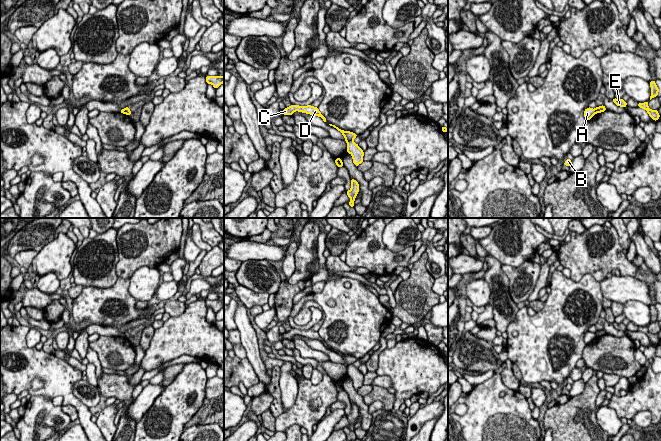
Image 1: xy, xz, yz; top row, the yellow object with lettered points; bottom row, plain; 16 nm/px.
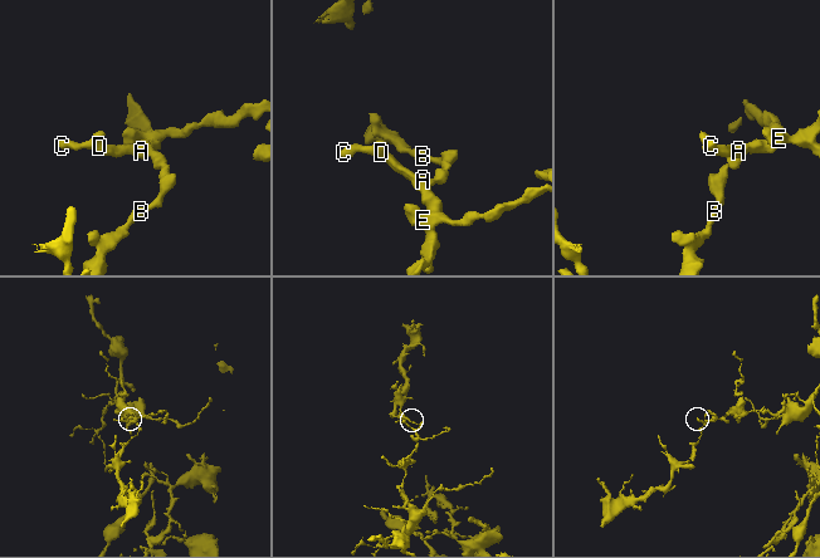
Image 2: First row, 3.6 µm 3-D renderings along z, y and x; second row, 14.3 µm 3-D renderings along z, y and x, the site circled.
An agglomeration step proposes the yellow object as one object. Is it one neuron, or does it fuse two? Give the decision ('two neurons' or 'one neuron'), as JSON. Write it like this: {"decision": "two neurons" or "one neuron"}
{"decision": "two neurons"}

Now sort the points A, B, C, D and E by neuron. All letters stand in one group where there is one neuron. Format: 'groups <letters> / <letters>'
groups A B C D / E

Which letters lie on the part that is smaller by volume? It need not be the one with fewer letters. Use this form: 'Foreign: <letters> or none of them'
Foreign: A, B, C, D

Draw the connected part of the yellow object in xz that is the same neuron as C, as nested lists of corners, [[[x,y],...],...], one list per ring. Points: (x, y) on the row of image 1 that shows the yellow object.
[[[291,105],[288,108],[285,108],[282,110],[283,115],[293,115],[295,111],[307,113],[310,115],[319,116],[323,119],[325,123],[327,123],[326,118],[320,113],[319,109],[317,107],[313,107],[311,105],[308,106],[298,106],[298,105]]]

